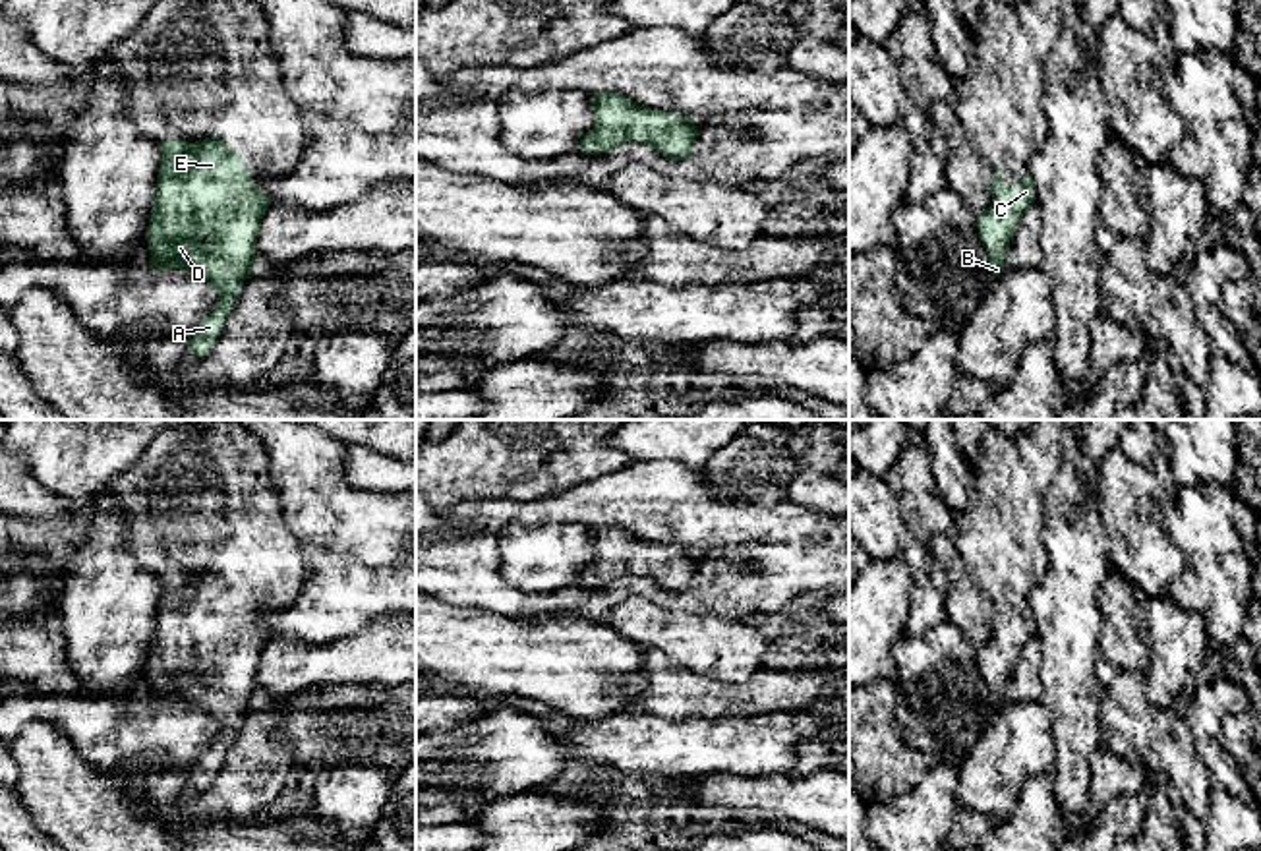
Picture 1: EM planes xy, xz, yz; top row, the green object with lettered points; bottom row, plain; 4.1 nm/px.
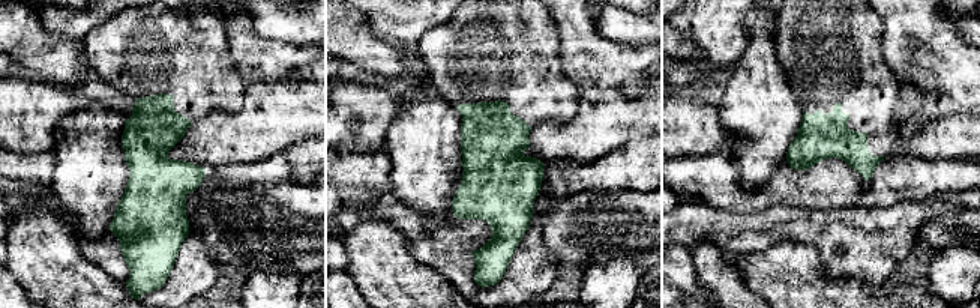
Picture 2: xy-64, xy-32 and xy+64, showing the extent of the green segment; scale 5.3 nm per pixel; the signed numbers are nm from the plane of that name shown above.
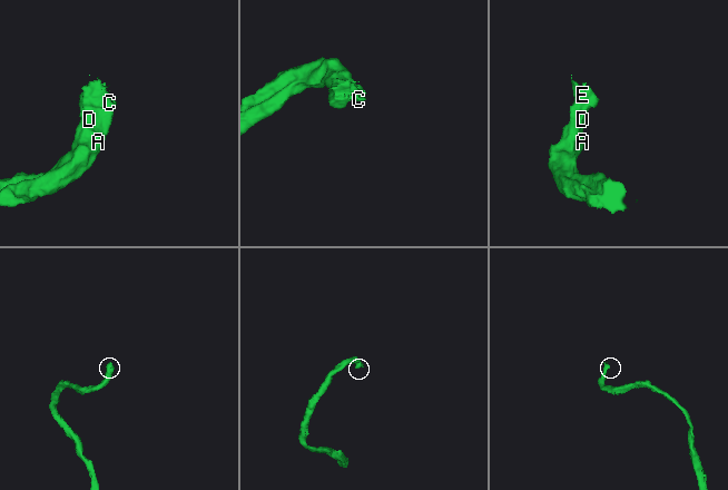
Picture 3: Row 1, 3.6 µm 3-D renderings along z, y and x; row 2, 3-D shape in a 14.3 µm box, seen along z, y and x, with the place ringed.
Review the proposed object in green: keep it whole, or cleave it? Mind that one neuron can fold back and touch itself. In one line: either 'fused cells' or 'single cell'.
single cell

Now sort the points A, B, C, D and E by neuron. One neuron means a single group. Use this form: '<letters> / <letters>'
A B C D E

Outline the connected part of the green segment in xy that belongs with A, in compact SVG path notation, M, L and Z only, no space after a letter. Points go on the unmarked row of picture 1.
M205 571L195 576L159 576L162 592L145 665L151 679L149 698L184 702L188 708L203 712L219 727L219 739L186 772L188 785L203 791L220 770L232 733L257 700L255 675L271 632L257 623L255 613L248 607L248 596L238 592L234 580L228 580L219 571Z

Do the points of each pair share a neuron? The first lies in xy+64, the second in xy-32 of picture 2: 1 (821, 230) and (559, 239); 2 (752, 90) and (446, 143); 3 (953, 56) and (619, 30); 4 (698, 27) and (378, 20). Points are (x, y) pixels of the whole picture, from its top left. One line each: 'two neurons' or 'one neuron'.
1: two neurons
2: one neuron
3: two neurons
4: one neuron

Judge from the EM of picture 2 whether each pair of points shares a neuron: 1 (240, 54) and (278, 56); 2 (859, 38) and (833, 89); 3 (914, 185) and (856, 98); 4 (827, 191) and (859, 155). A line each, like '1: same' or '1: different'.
1: same
2: same
3: different
4: different

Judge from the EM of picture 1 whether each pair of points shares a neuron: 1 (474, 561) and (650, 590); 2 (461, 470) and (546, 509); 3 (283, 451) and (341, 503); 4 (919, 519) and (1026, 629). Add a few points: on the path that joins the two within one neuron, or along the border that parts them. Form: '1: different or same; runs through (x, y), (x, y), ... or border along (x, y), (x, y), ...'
1: same; runs through (515, 604), (606, 598)
2: different; border along (575, 486), (530, 501), (488, 499)
3: same; runs through (296, 461), (327, 492)
4: different; border along (956, 513), (956, 525), (950, 534)

